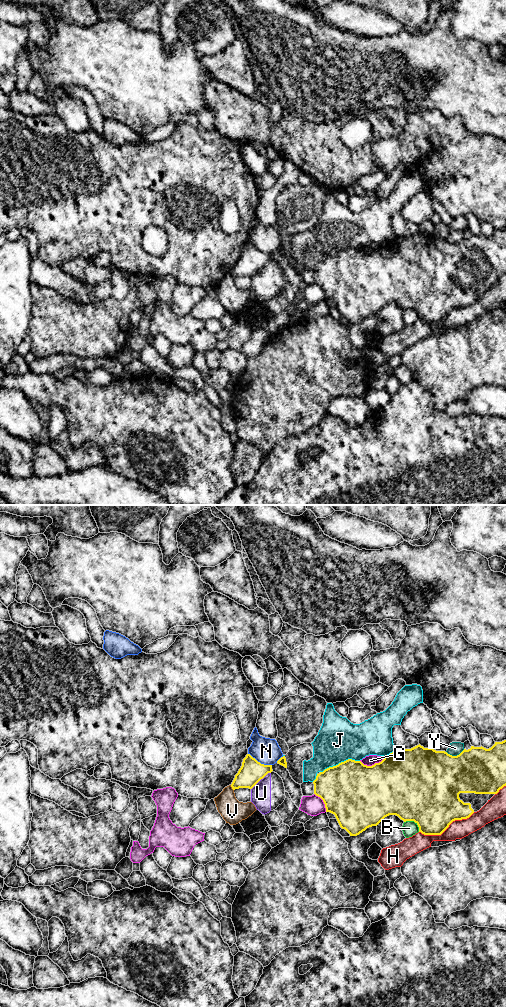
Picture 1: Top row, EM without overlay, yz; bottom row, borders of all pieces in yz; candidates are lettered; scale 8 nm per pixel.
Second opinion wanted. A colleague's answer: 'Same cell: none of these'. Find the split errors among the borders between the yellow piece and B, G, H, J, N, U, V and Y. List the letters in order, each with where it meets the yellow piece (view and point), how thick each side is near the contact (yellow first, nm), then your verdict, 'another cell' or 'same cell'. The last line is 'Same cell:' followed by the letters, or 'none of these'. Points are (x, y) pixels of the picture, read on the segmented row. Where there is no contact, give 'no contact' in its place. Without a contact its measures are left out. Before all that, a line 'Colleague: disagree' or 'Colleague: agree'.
Colleague: agree
B: yz (414, 821) | 500/120 nm | another cell
G: yz (372, 765) | 480/90 nm | another cell
H: yz (446, 828) | 440/160 nm | another cell
J: yz (339, 763) | 480/340 nm | another cell
N: yz (259, 762) | 190/200 nm | another cell
U: yz (260, 779) | 190/160 nm | another cell
V: yz (232, 788) | 190/190 nm | another cell
Y: yz (455, 756) | 460/110 nm | another cell
Same cell: none of these

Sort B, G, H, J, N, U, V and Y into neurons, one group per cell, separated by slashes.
B / G / H / J V / N / U / Y

